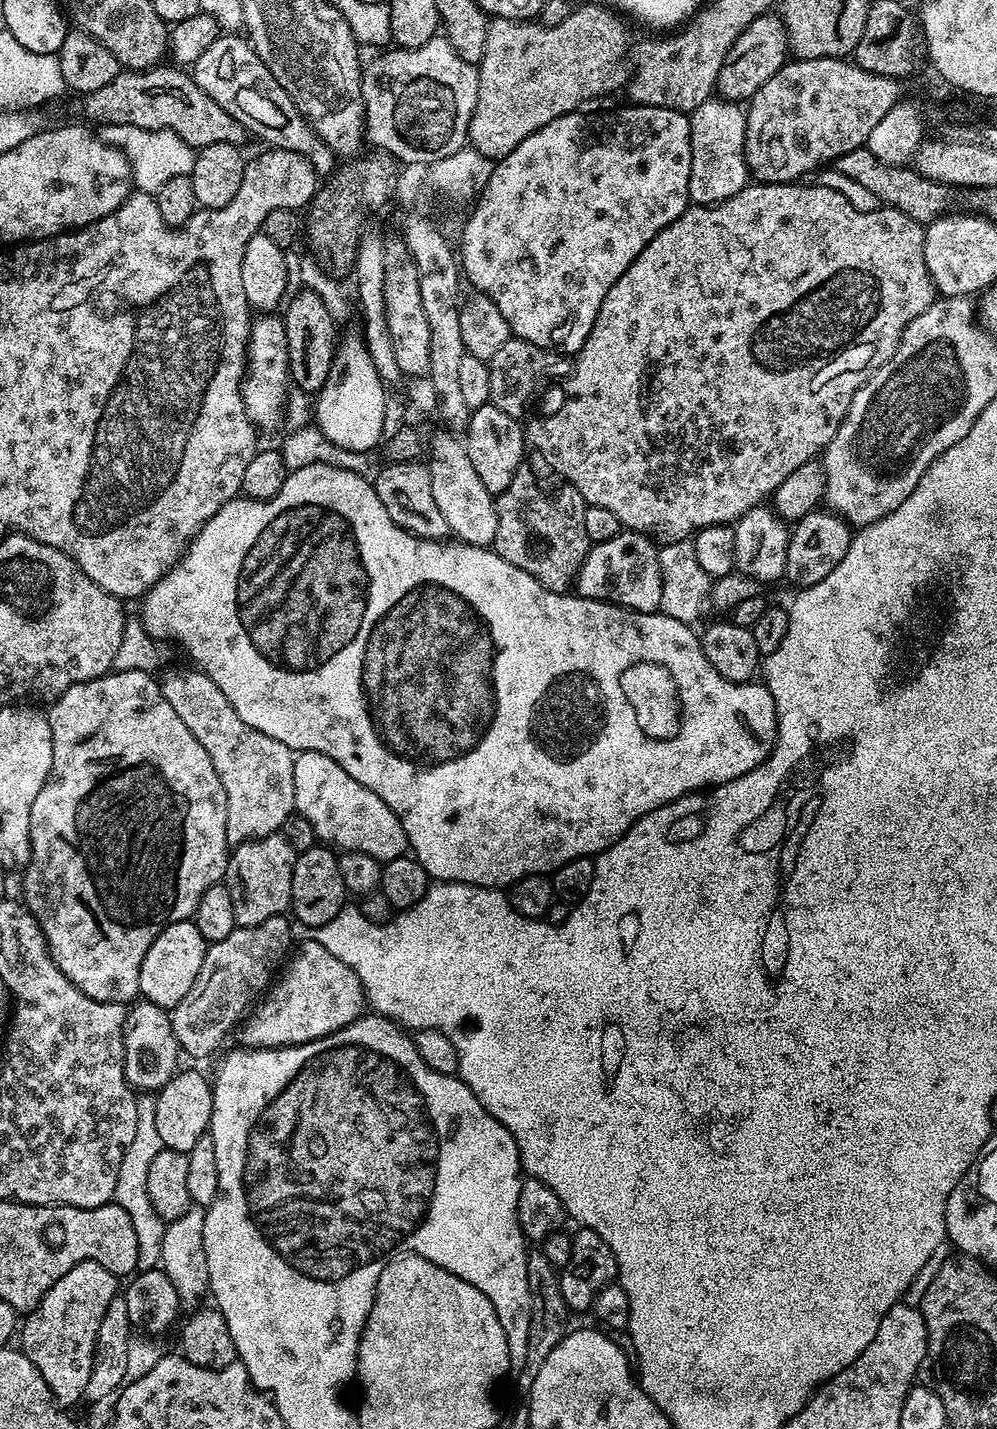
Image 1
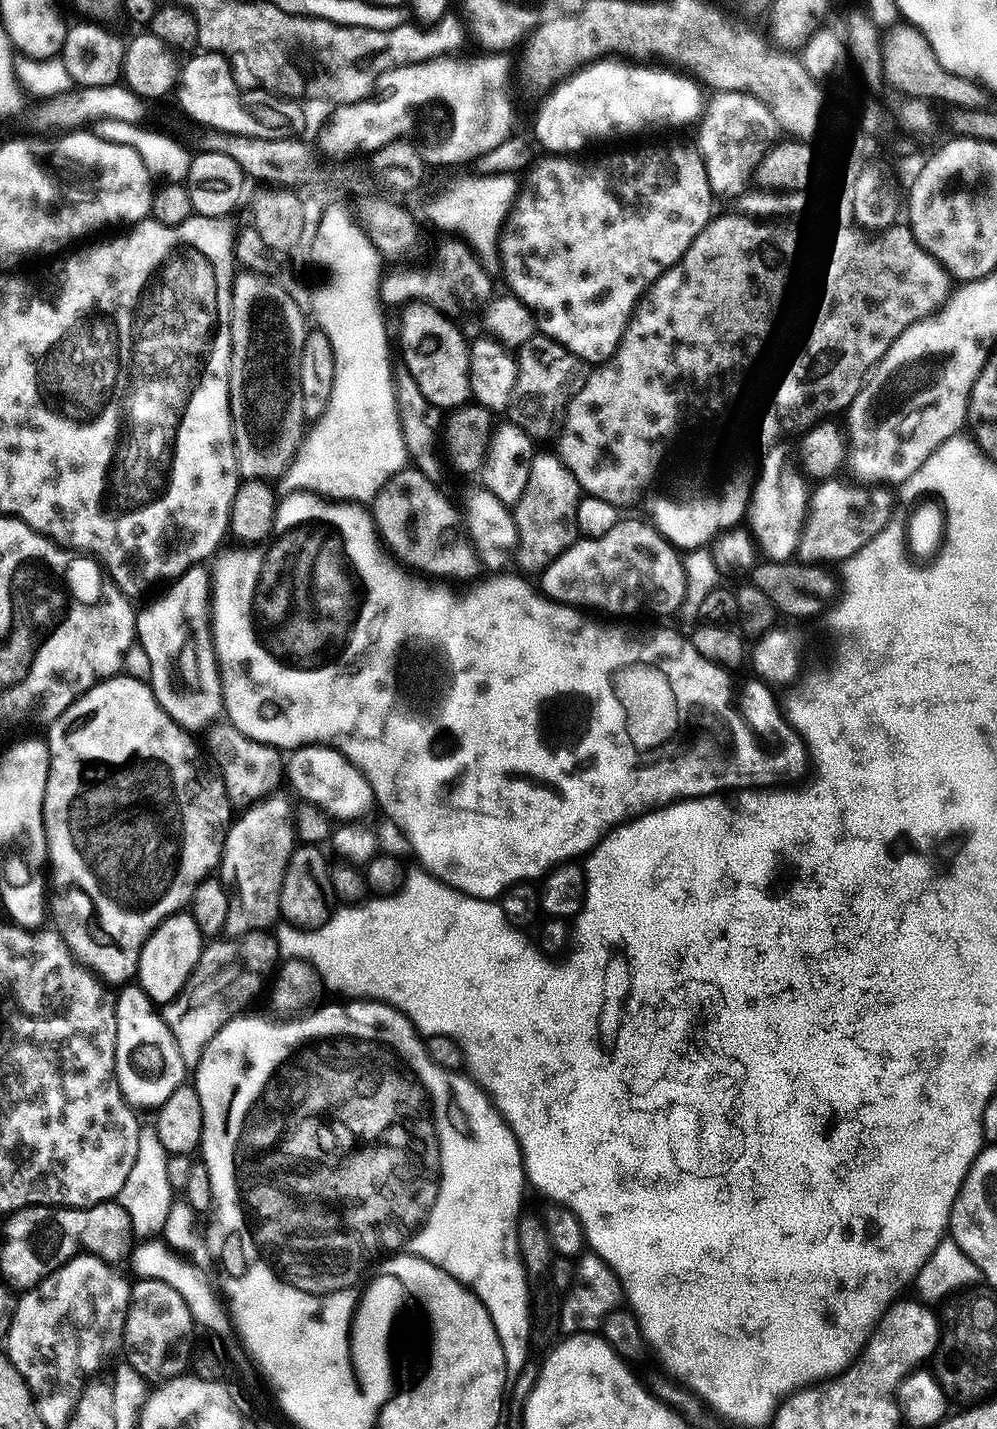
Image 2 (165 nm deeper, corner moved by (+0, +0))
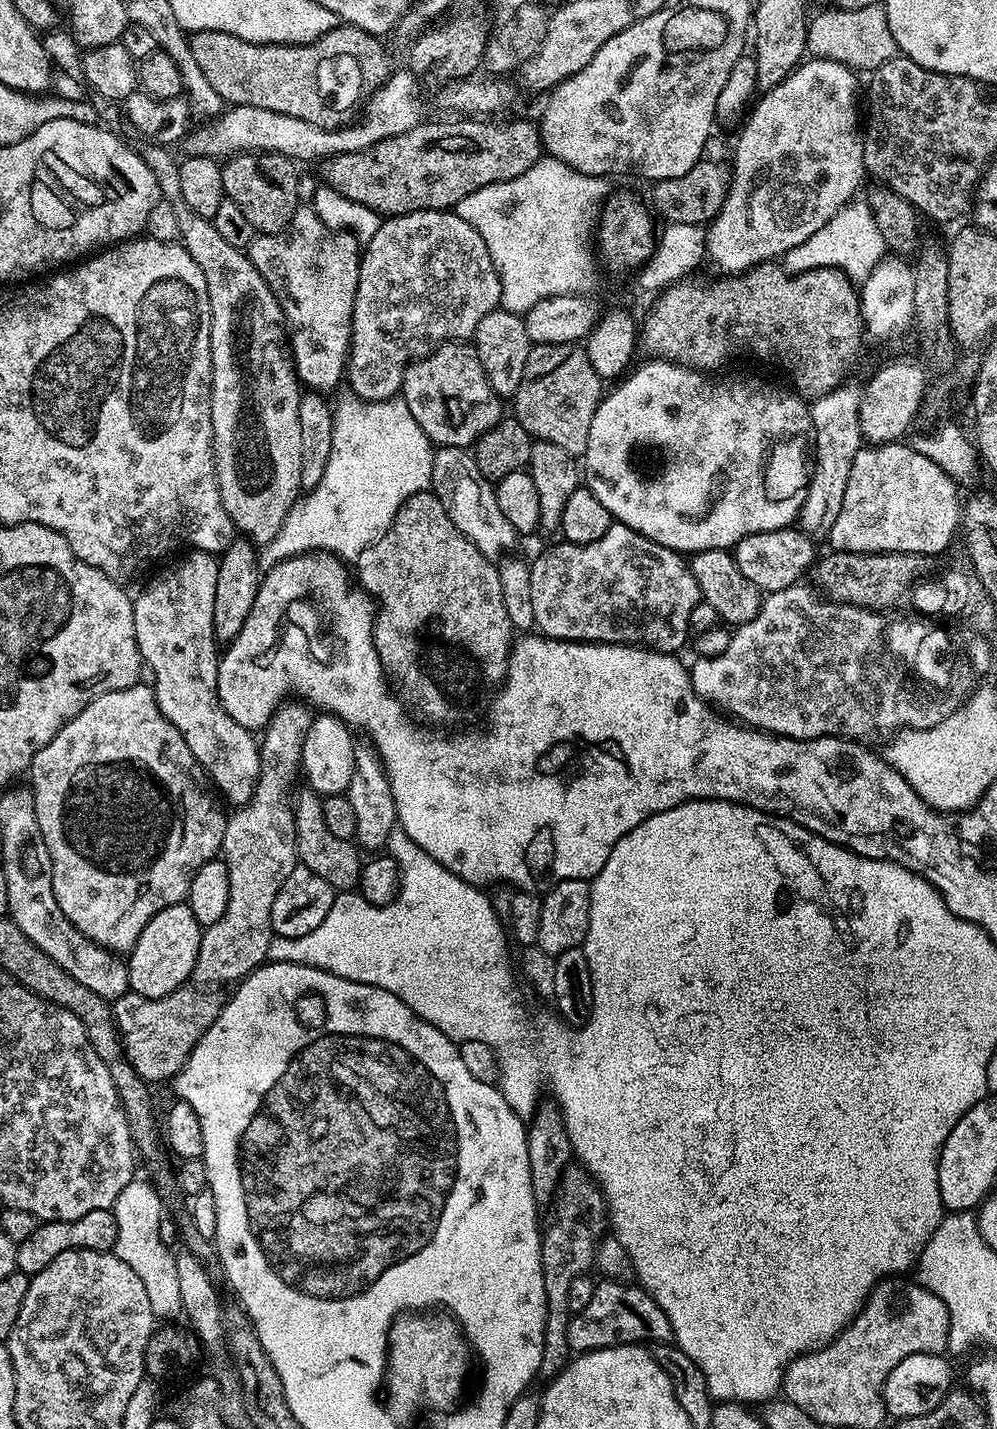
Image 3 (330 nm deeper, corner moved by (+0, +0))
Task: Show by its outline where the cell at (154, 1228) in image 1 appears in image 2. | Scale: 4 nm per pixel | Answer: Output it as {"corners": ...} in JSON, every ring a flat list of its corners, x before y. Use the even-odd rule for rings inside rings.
{"corners":[[143,1125,139,1130,138,1155,130,1173,126,1176,122,1190,119,1191,116,1201,126,1210,133,1233,140,1238,152,1238,159,1235,166,1224,166,1217,170,1206,174,1202,174,1190,169,1184,166,1175,166,1162,169,1153,162,1146,153,1125]]}

